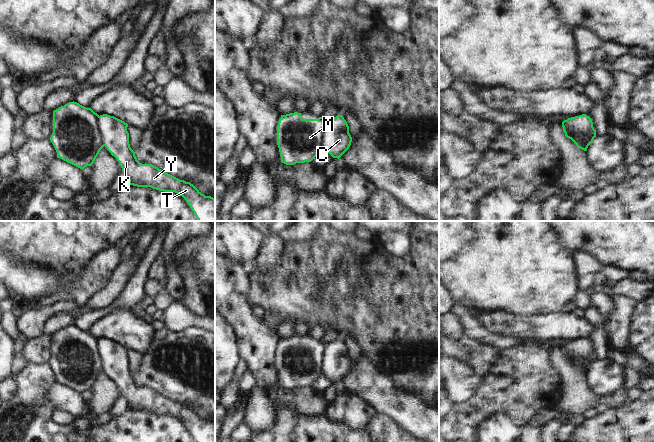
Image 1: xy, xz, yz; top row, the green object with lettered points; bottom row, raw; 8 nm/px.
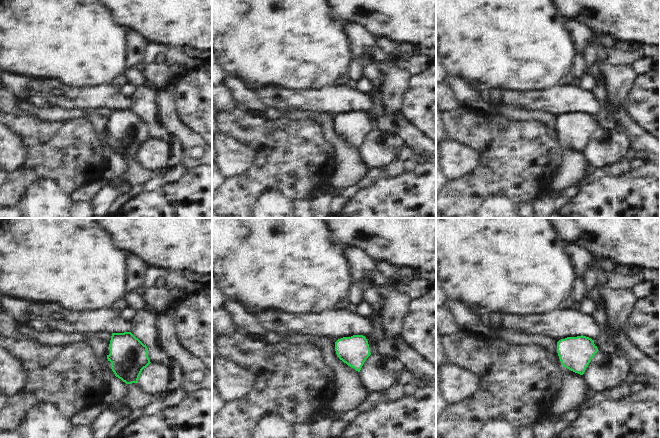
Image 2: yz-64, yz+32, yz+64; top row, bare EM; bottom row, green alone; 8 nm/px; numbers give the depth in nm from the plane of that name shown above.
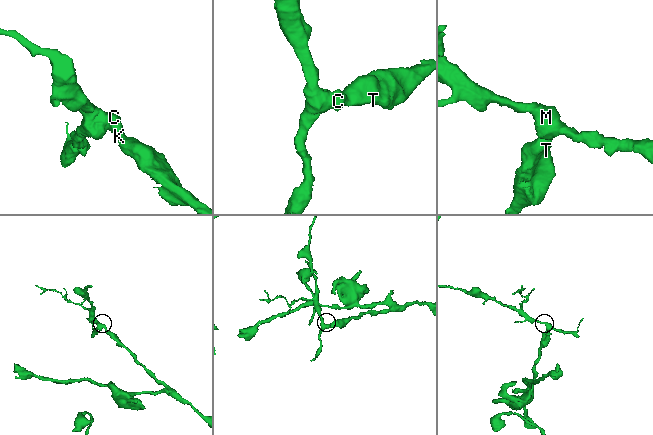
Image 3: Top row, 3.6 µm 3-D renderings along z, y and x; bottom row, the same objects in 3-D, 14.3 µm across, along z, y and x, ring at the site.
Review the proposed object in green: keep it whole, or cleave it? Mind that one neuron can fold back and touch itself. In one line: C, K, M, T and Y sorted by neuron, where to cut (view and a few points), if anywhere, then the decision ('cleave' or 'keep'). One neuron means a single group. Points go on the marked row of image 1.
C K T Y / M; cut in yz along (566, 120), (576, 130), (593, 132), (595, 134); cleave

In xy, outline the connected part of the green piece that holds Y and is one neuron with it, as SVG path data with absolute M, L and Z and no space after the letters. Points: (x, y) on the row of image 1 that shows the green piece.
M107 114L99 116L104 146L119 162L129 184L151 187L182 196L198 221L215 221L215 199L202 194L193 184L180 180L152 164L140 163L129 144L128 124Z

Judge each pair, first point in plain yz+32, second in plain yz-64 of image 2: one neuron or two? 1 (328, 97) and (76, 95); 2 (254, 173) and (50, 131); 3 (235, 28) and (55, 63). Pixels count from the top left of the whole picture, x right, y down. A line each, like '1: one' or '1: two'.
1: one
2: one
3: one

